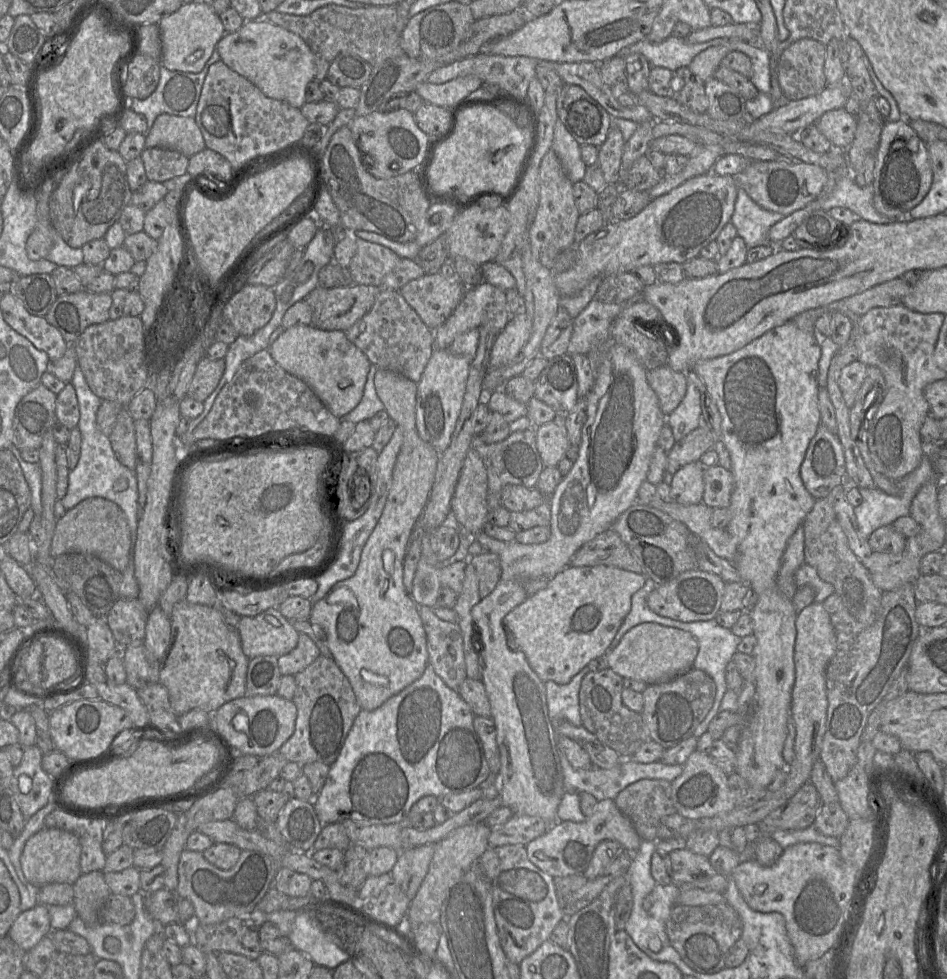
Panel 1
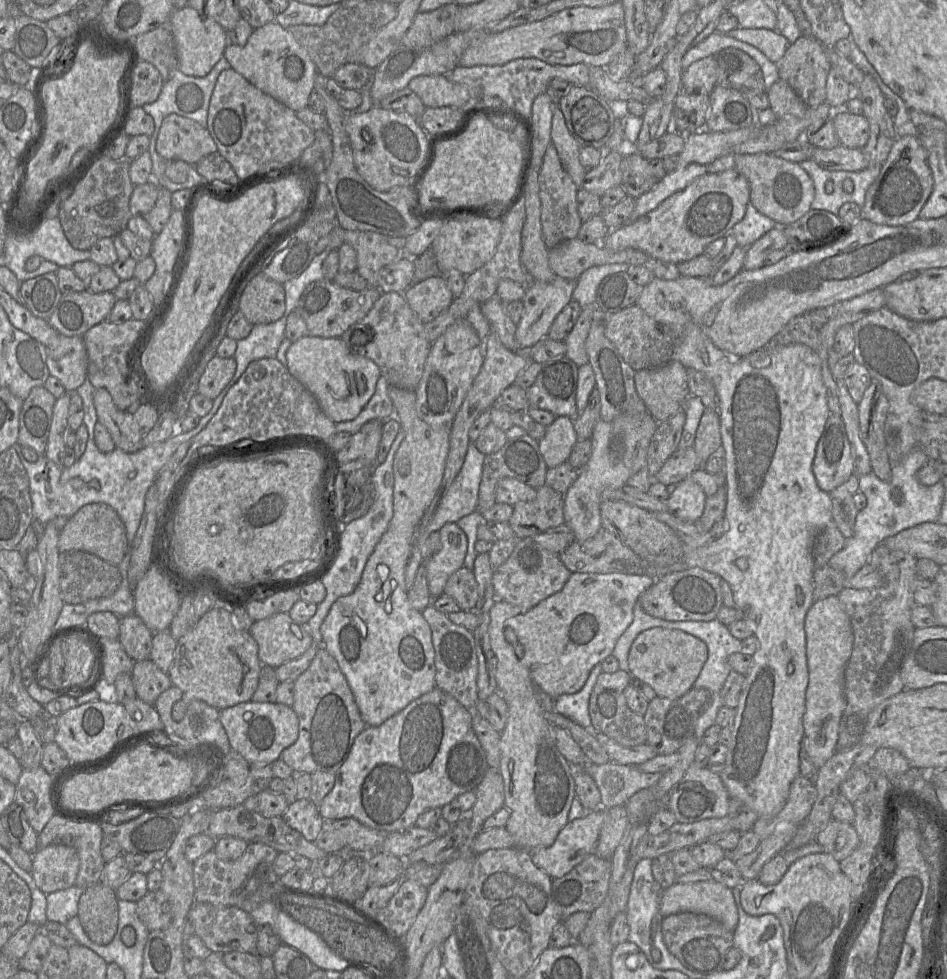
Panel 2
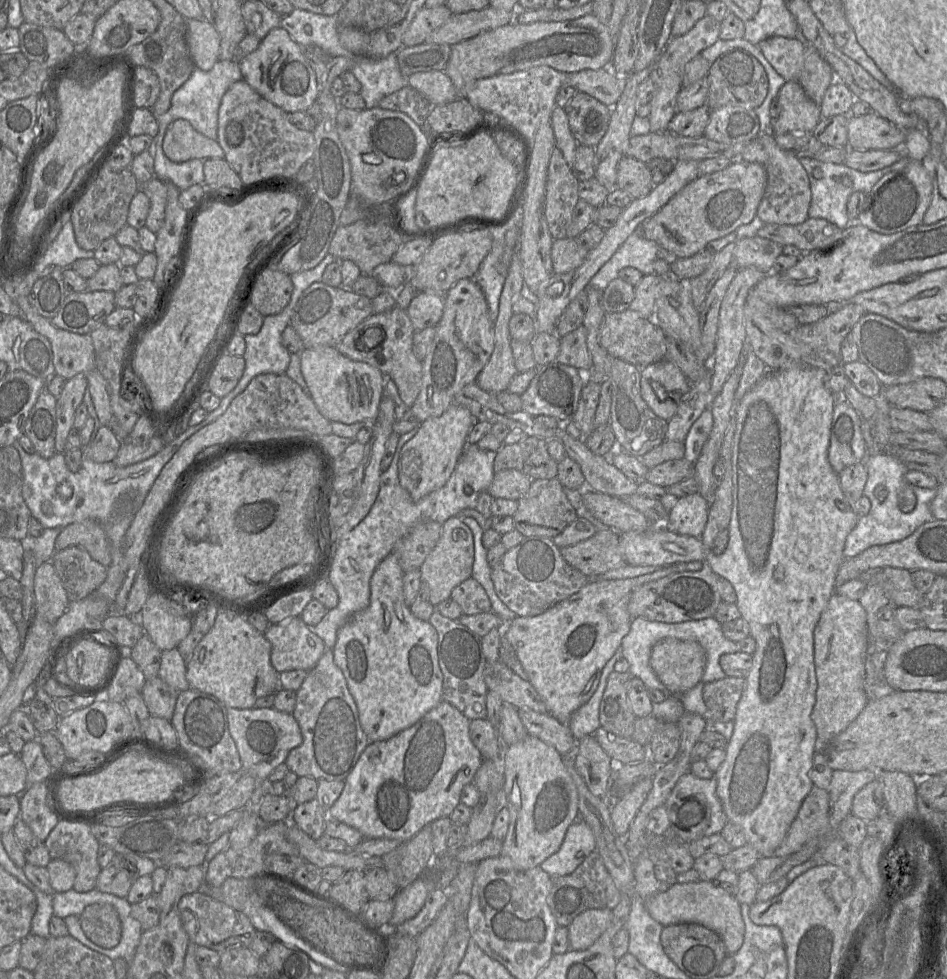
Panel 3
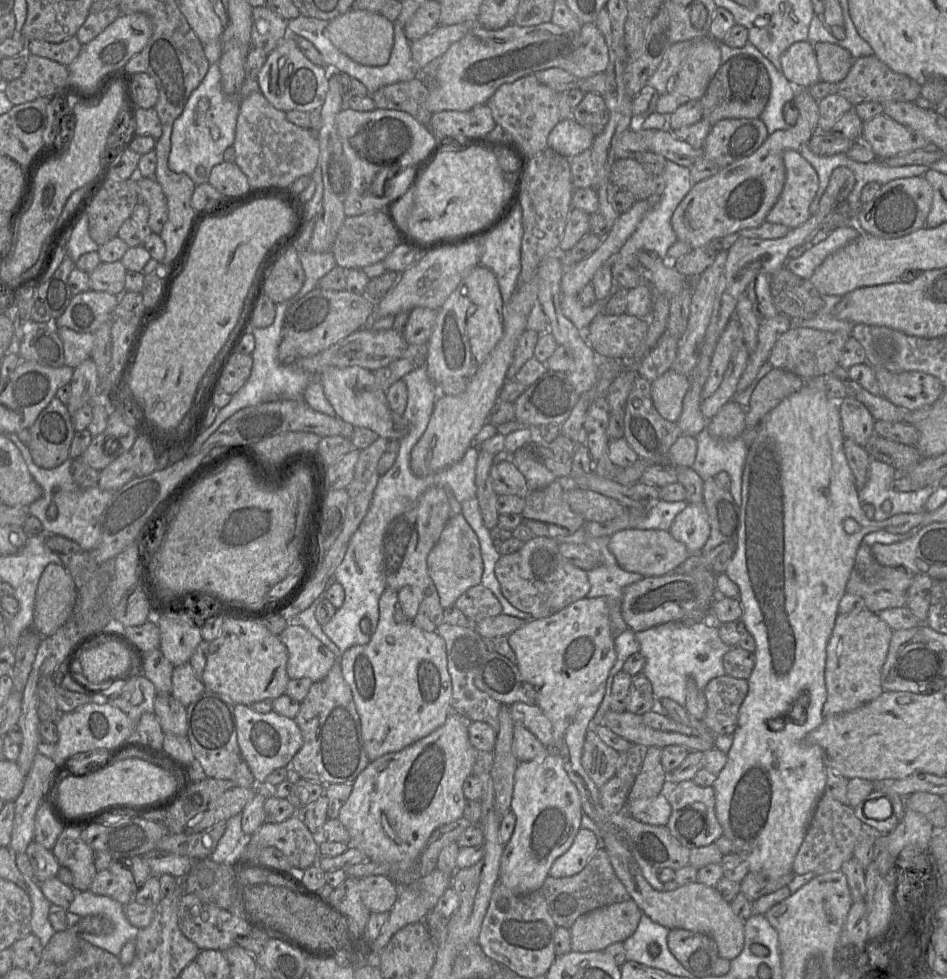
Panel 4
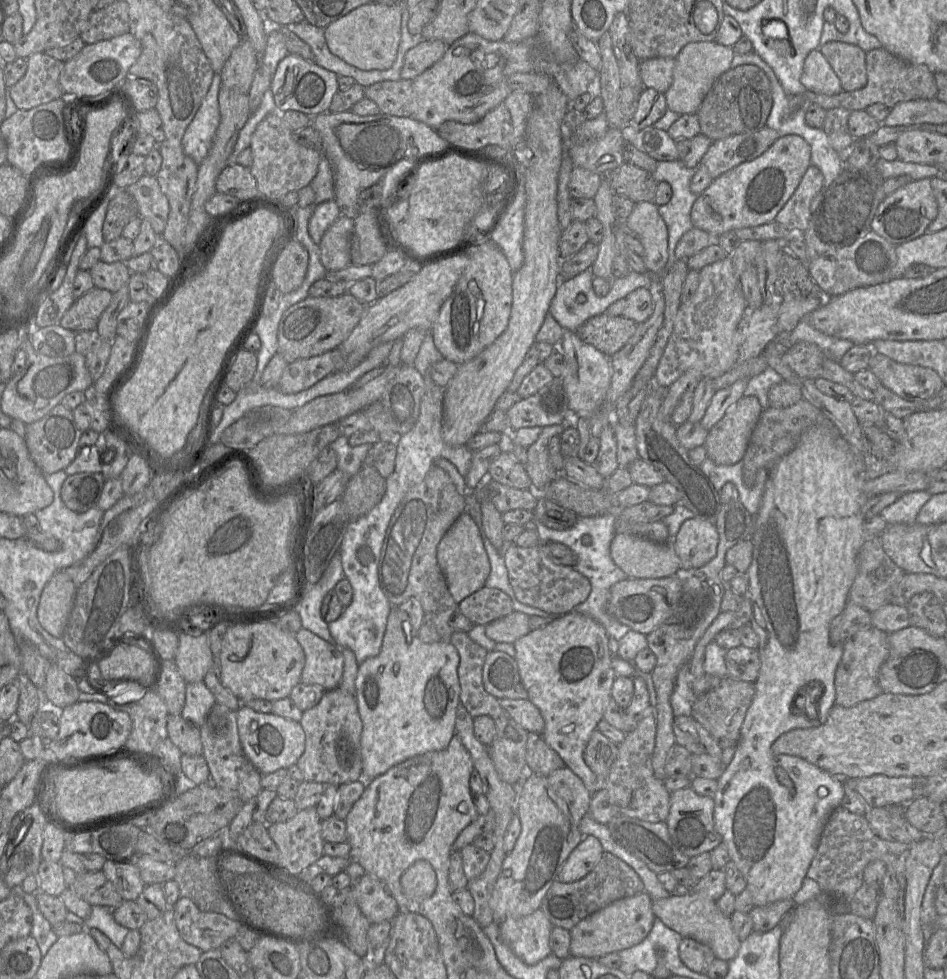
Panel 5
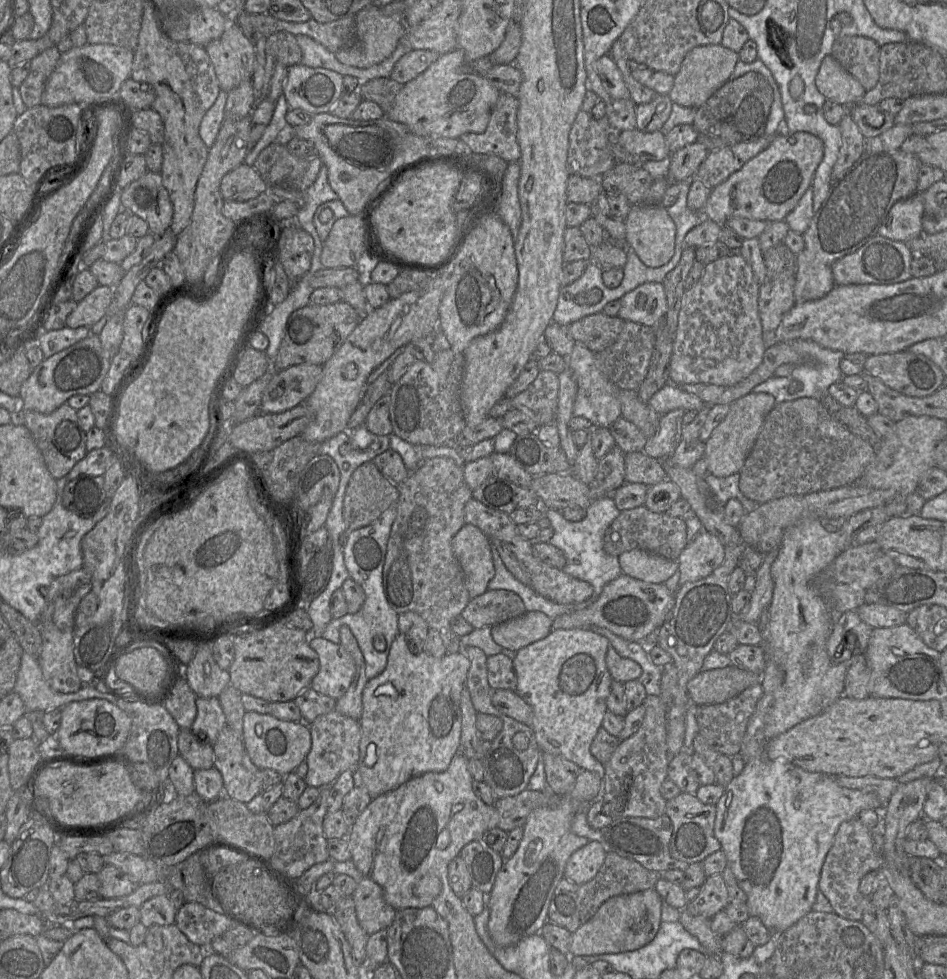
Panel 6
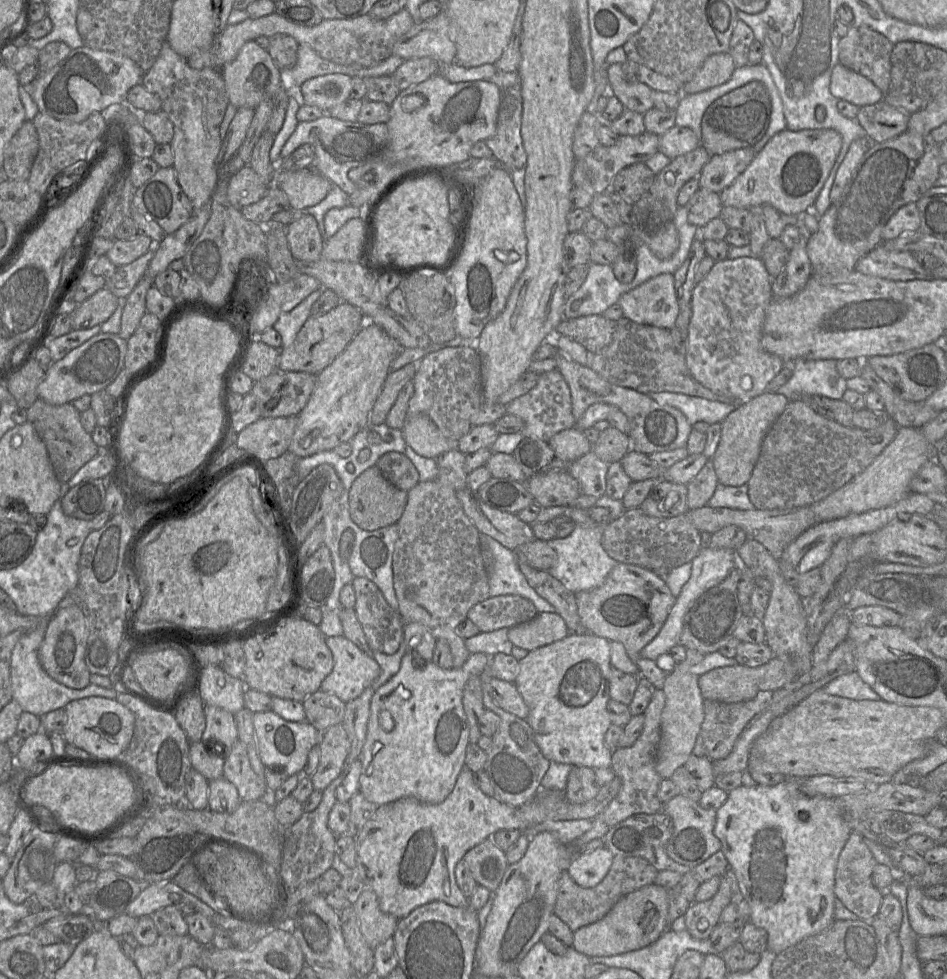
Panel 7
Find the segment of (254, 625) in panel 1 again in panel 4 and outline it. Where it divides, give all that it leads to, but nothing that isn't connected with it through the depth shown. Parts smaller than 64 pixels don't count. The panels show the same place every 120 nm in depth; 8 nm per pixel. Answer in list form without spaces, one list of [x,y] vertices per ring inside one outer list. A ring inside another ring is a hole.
[[[289,624],[279,637],[288,651],[286,669],[290,679],[320,681],[337,660],[332,651],[300,625]]]

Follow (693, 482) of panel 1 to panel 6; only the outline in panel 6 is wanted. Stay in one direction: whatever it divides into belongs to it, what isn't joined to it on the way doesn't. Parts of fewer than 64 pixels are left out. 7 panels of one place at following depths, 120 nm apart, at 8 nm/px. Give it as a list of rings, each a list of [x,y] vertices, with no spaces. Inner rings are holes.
[[[702,528],[678,558],[679,586],[708,577],[725,559],[723,543]]]

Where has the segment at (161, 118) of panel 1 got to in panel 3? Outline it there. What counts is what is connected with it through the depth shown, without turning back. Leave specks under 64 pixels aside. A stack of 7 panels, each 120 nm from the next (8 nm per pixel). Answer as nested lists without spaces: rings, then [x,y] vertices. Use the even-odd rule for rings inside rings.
[[[177,119],[168,125],[162,149],[166,157],[175,163],[193,159],[225,159],[217,140],[204,136],[185,119]]]

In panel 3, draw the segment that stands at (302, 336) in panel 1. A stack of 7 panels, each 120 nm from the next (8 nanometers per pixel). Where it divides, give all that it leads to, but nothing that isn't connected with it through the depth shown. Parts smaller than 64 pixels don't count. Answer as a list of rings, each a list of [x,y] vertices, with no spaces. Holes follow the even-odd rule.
[[[334,346],[304,348],[300,368],[307,392],[325,418],[344,424],[371,423],[373,428],[385,387],[385,375],[378,368],[349,359]]]

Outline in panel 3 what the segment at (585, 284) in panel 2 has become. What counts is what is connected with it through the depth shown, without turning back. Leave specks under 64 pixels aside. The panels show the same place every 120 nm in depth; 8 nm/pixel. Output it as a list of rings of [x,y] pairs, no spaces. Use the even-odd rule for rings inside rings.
[[[641,225],[625,240],[613,256],[591,278],[589,286],[604,290],[626,267],[638,269],[644,276],[653,274],[654,261],[658,257],[659,245],[647,239]]]

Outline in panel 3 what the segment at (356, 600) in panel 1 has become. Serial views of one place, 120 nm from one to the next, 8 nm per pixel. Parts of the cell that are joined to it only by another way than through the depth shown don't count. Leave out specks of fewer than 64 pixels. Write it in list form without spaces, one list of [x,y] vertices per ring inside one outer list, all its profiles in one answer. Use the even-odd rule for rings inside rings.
[[[451,405],[440,416],[430,417],[418,426],[417,433],[400,452],[398,479],[414,501],[443,487],[466,448],[468,433],[477,422],[472,413],[460,405]],[[390,553],[380,562],[370,580],[369,606],[364,611],[352,616],[348,622],[338,630],[337,640],[334,647],[332,648],[334,662],[341,669],[346,679],[348,689],[357,706],[361,727],[370,742],[387,740],[399,732],[411,727],[443,700],[443,674],[439,667],[438,661],[438,634],[436,629],[430,624],[429,621],[423,621],[416,618],[412,614],[410,607],[406,604],[403,594],[403,574],[404,572],[401,569],[397,558],[392,553]]]

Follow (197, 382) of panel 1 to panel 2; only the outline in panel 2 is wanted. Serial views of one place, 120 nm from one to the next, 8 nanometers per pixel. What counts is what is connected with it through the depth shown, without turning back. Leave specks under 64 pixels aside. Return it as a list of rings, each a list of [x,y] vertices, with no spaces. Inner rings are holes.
[[[215,355],[199,379],[197,393],[214,400],[231,381],[235,370],[234,357],[222,358]]]

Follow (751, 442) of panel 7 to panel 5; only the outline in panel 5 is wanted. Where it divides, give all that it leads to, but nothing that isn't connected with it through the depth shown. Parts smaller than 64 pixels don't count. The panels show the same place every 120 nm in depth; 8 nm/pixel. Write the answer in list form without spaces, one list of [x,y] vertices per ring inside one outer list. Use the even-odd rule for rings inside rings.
[[[742,396],[732,404],[708,431],[704,443],[707,457],[717,465],[741,461],[762,411],[755,396]]]

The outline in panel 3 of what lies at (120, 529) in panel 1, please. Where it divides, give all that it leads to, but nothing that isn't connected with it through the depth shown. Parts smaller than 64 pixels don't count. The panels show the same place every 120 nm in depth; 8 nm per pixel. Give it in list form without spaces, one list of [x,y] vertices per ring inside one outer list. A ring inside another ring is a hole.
[[[95,520],[72,523],[62,529],[55,541],[55,550],[70,546],[83,547],[90,556],[105,567],[111,563],[109,542],[105,530]]]

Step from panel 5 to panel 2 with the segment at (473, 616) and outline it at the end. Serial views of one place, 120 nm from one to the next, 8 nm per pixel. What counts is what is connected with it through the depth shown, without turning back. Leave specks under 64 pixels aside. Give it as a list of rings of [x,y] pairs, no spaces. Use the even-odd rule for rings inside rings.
[[[463,566],[455,571],[447,580],[444,593],[456,601],[460,610],[474,611],[479,591],[472,570]]]

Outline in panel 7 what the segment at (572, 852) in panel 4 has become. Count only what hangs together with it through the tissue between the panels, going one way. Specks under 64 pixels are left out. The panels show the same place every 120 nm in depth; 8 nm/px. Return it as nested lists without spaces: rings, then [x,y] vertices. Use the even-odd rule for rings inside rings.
[[[605,846],[592,852],[581,852],[570,862],[566,870],[579,886],[592,888],[607,875],[613,861],[613,854]]]

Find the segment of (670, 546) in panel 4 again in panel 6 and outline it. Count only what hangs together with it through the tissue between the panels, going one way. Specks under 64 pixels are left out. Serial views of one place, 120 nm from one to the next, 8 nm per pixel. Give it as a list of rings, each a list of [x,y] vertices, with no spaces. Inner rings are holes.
[[[642,549],[624,552],[617,558],[622,573],[650,583],[665,583],[678,570],[678,561]]]

